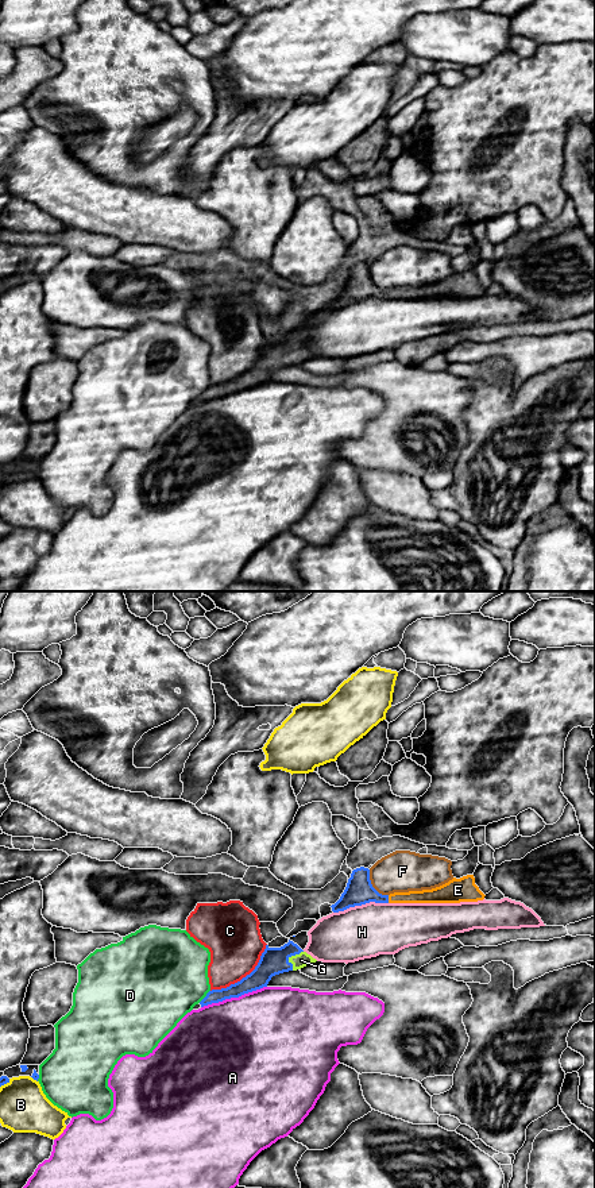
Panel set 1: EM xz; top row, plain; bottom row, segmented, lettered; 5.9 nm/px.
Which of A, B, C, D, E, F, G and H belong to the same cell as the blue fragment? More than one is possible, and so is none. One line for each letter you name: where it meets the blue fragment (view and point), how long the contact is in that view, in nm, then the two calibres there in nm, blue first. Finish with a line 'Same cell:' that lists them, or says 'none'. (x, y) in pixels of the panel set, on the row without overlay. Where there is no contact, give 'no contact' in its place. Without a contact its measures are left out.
E: contact xz (387, 294); length 50 nm; calibres 160 and 80 nm
G: contact xz (290, 351); length 140 nm; calibres 160 and 90 nm
Same cell: E, G

